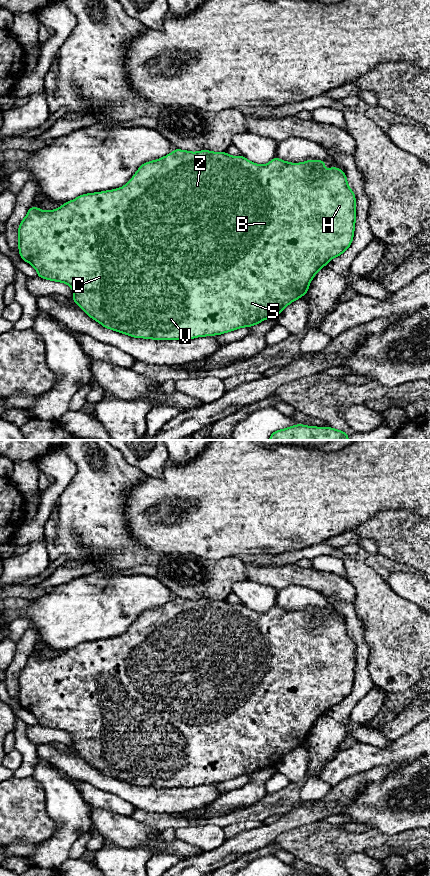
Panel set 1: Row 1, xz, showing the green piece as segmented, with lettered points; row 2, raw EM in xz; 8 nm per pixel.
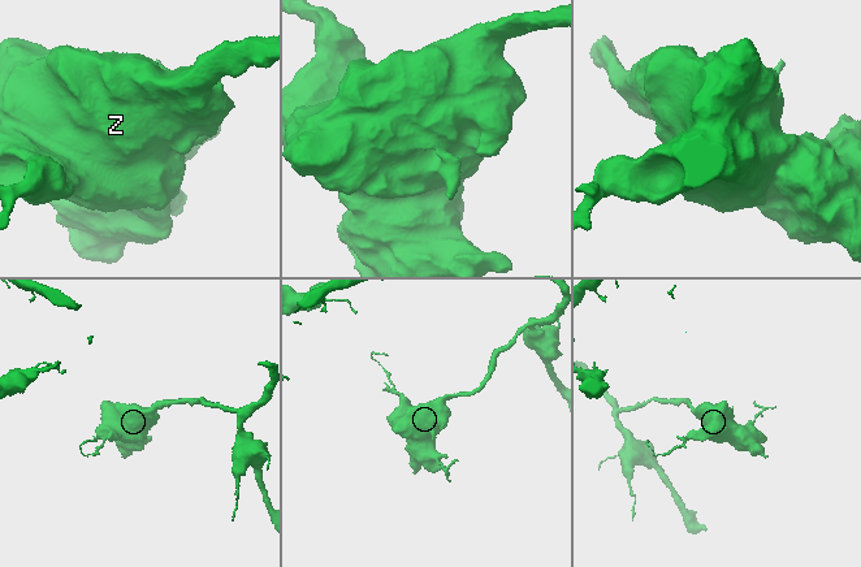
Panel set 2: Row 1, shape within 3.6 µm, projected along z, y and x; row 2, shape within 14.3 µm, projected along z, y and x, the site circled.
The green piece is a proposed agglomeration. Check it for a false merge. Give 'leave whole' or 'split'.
leave whole

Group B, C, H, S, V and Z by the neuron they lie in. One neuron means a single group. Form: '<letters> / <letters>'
B C H S V Z

